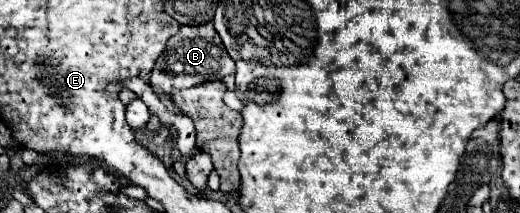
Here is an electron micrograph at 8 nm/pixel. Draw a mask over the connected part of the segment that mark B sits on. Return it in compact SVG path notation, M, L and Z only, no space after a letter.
M206 22L200 26L182 26L180 32L168 40L166 50L156 60L150 84L156 92L168 94L170 90L192 88L194 84L202 84L206 80L224 80L224 76L234 72L236 72L234 60L228 56L212 22Z

